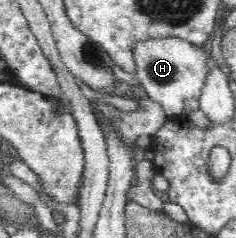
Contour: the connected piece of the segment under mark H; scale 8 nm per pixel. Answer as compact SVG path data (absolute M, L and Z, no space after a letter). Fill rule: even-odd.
M149 38L131 46L135 55L136 77L145 88L148 97L163 106L167 116L181 115L187 98L198 98L210 69L207 49L180 38Z

